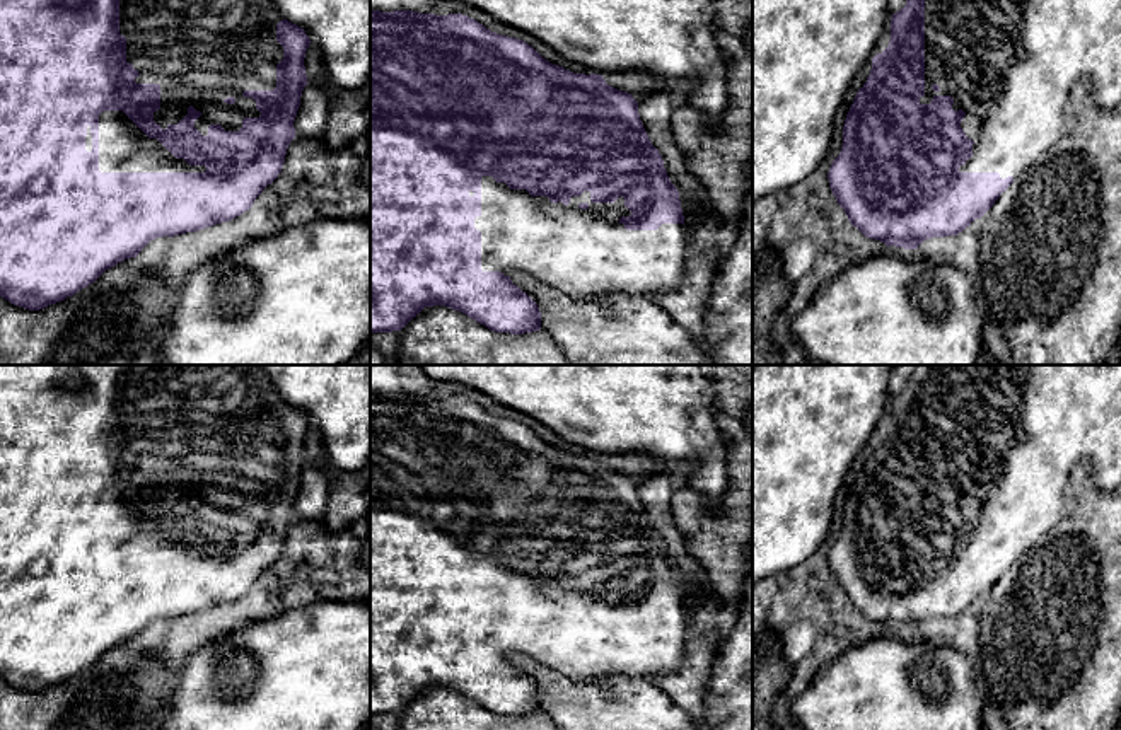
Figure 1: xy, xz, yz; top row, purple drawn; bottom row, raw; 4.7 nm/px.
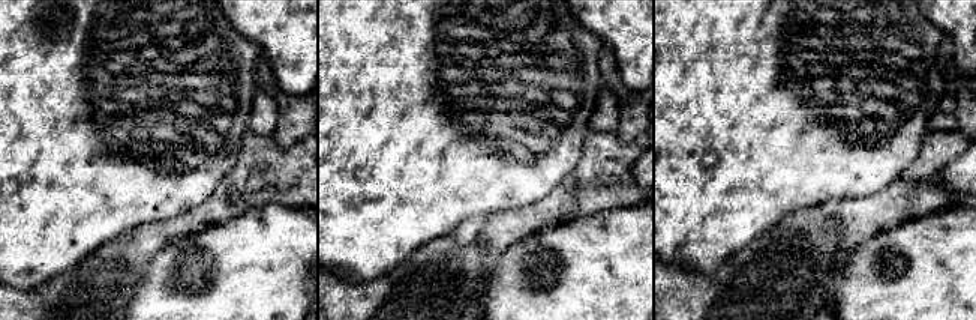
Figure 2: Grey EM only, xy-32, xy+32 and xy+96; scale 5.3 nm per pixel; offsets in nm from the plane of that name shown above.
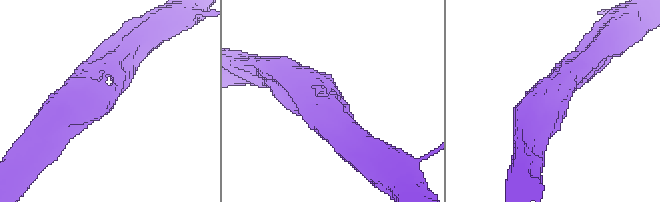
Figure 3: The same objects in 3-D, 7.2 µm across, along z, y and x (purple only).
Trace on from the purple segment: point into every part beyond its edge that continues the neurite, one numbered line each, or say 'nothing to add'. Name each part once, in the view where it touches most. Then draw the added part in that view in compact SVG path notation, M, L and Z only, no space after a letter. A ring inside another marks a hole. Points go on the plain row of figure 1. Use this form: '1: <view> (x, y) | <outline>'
1: xy (202, 425) | M126 365L119 372L119 416L126 420L126 443L140 455L136 466L160 467L160 491L154 503L166 512L177 507L193 488L201 498L195 510L206 519L210 507L225 513L239 513L244 500L259 500L253 479L244 472L273 472L276 447L283 442L283 428L276 423L276 394L261 365Z

